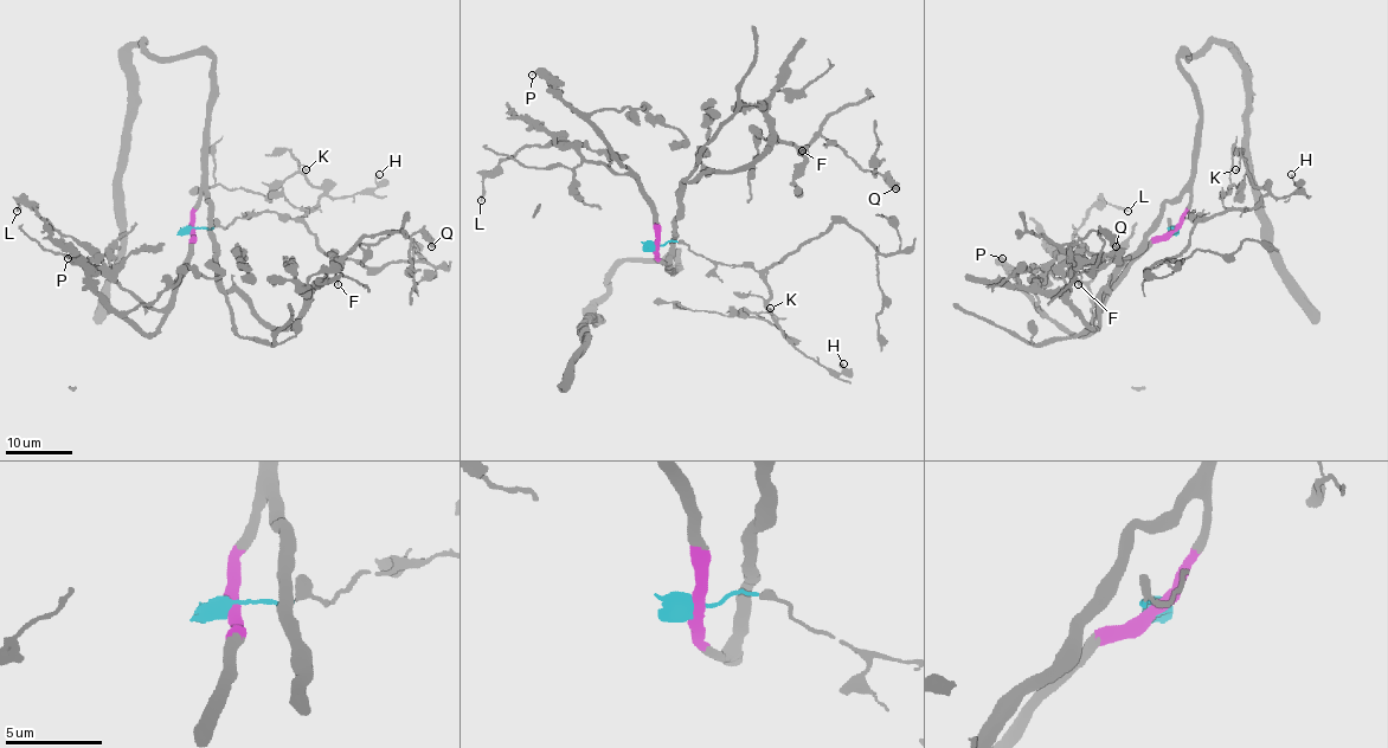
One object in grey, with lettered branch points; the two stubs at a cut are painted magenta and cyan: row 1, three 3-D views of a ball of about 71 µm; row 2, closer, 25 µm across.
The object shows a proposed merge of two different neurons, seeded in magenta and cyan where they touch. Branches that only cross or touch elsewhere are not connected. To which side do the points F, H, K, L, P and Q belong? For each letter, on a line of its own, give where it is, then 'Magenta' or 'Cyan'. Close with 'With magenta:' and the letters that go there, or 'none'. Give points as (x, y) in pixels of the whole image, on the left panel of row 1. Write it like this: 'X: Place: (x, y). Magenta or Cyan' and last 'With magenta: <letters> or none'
F: Place: (338, 284). Magenta
H: Place: (379, 174). Cyan
K: Place: (306, 169). Cyan
L: Place: (17, 211). Magenta
P: Place: (68, 258). Magenta
Q: Place: (431, 246). Magenta
With magenta: F, L, P, Q

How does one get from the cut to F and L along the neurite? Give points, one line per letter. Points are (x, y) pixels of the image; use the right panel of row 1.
F: (1173, 229), (1188, 192), (1164, 204), (1157, 227), (1100, 292), (1097, 327), (1072, 304), (1073, 269), (1079, 284)
L: (1173, 229), (1136, 259), (1100, 309), (1075, 276), (1068, 257), (1073, 232), (1093, 205), (1105, 202), (1128, 211)

